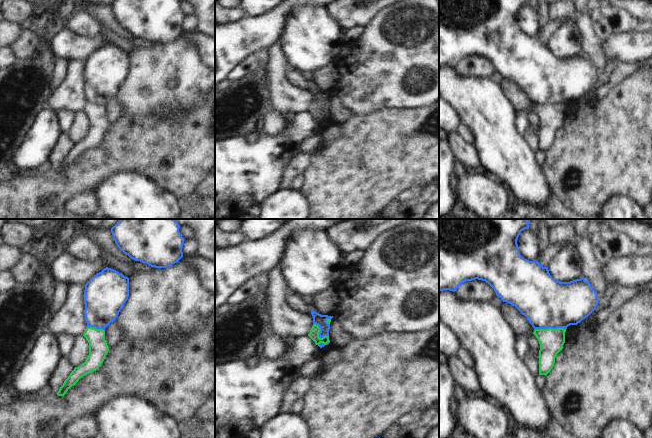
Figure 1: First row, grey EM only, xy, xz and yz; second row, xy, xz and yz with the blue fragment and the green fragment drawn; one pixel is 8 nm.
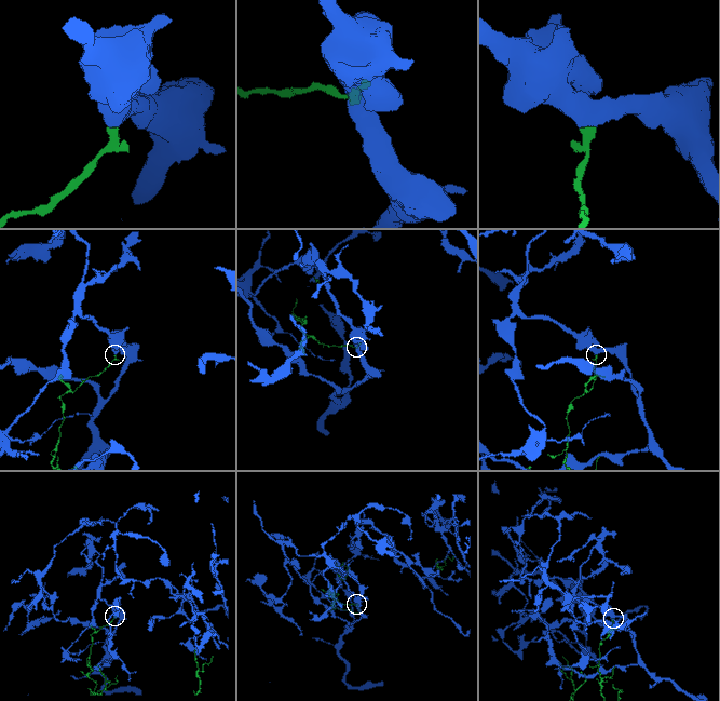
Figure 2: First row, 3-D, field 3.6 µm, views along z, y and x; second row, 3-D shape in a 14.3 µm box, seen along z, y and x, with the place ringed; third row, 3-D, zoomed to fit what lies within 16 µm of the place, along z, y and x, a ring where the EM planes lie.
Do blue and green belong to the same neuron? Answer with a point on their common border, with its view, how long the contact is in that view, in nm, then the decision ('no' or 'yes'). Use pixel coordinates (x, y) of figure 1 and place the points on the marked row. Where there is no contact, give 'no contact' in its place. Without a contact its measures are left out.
yz (549, 327) | 260 nm | no

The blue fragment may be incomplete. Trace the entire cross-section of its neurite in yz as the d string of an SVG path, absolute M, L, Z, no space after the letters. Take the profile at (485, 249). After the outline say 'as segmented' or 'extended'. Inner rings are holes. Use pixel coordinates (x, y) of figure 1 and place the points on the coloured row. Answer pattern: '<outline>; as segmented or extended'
M439 219L439 292L455 292L466 281L485 281L503 302L515 306L535 329L567 329L588 317L597 307L597 292L584 277L570 282L556 281L538 261L524 259L517 244L520 233L529 229L526 219Z; as segmented

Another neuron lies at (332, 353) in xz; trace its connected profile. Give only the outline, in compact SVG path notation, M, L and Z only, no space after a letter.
M329 343L325 345L325 353L320 358L321 363L328 366L340 361L340 350L337 346Z

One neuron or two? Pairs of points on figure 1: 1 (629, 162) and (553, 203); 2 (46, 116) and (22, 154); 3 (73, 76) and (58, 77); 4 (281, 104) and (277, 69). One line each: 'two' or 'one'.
1: two
2: one
3: two
4: one

